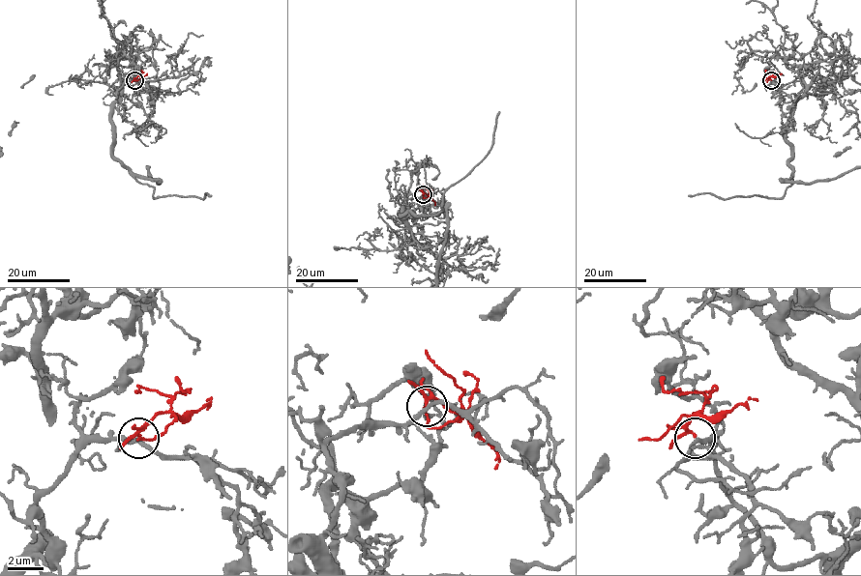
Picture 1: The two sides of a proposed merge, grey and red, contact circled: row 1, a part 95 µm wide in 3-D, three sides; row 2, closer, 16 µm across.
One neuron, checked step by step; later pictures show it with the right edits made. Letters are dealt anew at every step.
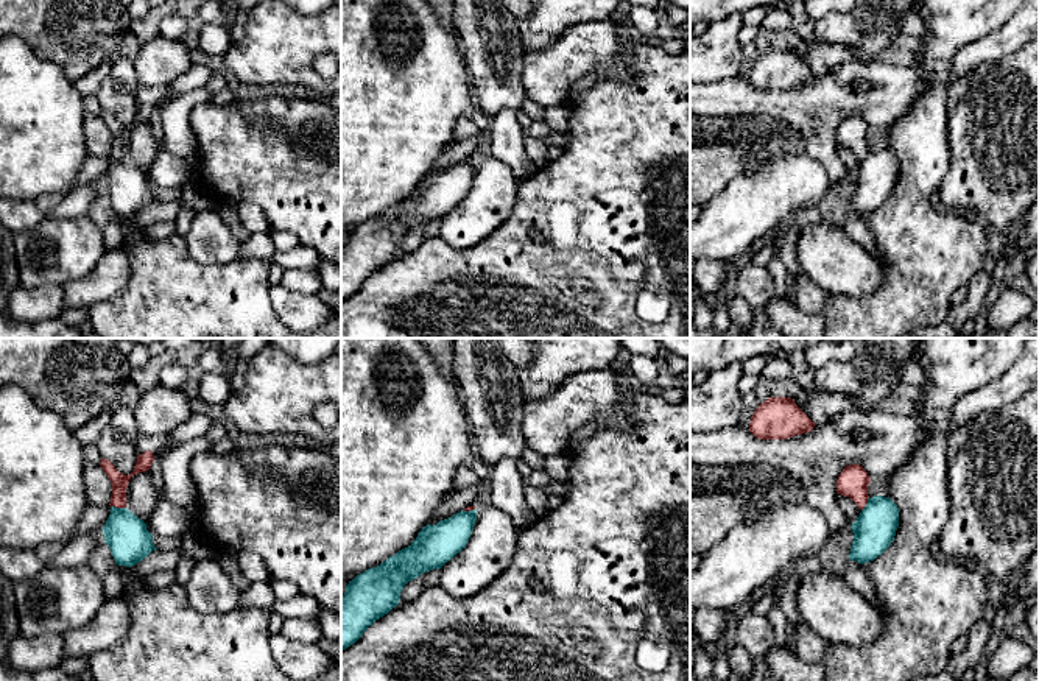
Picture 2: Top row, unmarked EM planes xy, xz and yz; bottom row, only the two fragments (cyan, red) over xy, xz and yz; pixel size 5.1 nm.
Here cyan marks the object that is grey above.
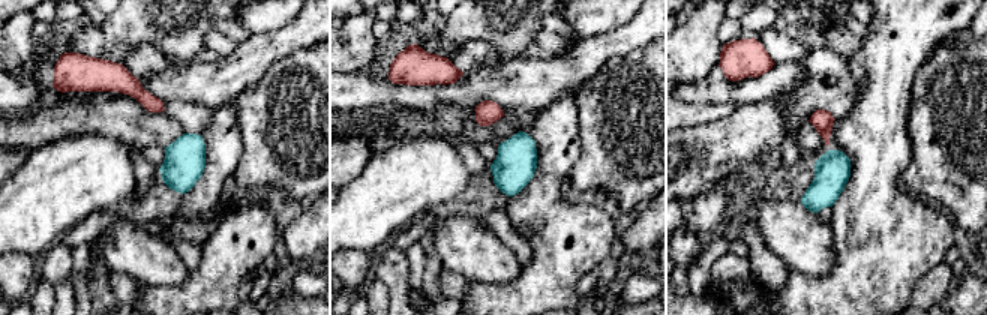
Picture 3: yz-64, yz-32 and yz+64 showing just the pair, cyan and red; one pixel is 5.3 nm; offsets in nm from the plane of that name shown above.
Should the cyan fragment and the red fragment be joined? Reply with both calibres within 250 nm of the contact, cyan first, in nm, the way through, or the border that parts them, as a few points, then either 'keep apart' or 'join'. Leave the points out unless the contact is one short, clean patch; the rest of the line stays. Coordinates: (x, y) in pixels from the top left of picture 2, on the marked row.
calibres 220 and 90 nm; border xy (111, 505), (125, 508); keep apart

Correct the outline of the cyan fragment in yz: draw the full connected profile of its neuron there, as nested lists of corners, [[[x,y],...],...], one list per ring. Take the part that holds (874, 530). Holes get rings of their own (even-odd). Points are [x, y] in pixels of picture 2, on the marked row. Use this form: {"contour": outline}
{"contour": [[[883,496],[868,499],[855,522],[852,522],[854,542],[849,559],[860,564],[874,561],[894,541],[899,527],[897,505]]]}

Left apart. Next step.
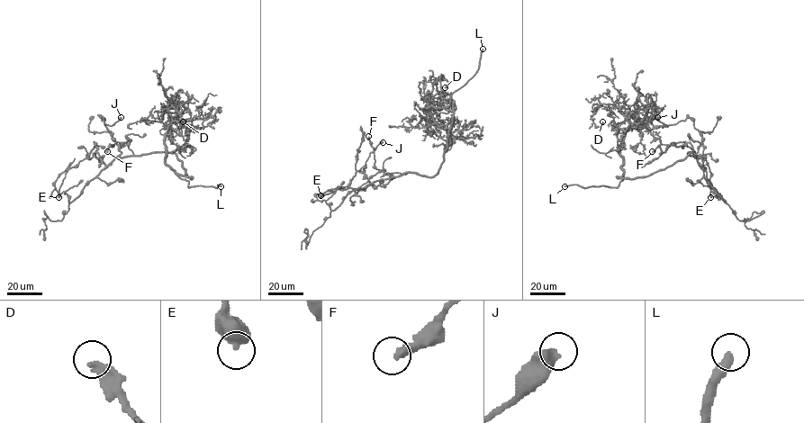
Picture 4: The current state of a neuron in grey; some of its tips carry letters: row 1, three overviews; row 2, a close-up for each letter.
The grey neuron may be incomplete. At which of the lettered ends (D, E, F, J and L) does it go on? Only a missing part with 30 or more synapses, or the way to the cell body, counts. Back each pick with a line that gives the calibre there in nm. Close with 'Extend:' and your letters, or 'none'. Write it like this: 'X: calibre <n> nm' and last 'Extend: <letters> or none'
L: calibre 400 nm
Extend: L

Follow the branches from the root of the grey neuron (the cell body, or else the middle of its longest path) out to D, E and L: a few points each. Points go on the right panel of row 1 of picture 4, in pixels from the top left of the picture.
D: (692, 152), (647, 175), (621, 178), (619, 144), (630, 121), (600, 103), (591, 119), (595, 127), (602, 121)
E: (692, 152), (688, 153), (695, 156), (700, 166), (706, 157), (701, 158), (710, 197)
L: (692, 152), (645, 176), (621, 178), (623, 175), (623, 179), (616, 187), (564, 186)

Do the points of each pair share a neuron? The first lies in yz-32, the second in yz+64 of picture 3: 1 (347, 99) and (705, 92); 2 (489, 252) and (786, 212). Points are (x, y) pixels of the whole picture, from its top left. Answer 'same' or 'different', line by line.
1: same
2: same

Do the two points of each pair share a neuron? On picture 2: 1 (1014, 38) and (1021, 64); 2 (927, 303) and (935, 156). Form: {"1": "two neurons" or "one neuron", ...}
{"1": "two neurons", "2": "one neuron"}

